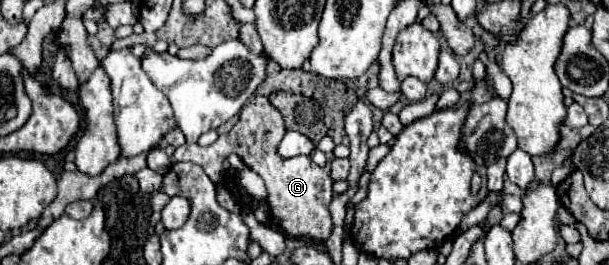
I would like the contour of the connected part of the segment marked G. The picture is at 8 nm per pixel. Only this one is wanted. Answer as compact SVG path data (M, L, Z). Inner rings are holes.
M253 96L247 106L241 110L239 122L231 128L229 134L219 136L219 140L207 148L199 144L183 144L175 150L171 156L171 162L195 162L203 166L207 176L216 184L225 176L223 160L229 154L237 154L251 170L255 170L267 186L267 202L271 206L271 216L281 224L281 228L289 236L299 238L313 238L317 242L325 242L333 230L329 204L333 200L333 180L329 172L315 162L311 162L309 156L295 156L289 160L281 160L277 154L277 146L285 134L283 118L277 108L269 104L265 96Z

